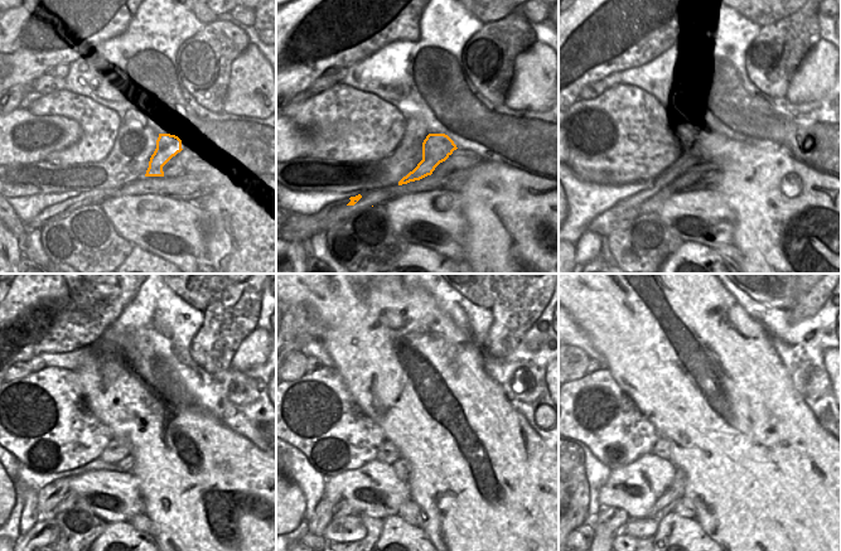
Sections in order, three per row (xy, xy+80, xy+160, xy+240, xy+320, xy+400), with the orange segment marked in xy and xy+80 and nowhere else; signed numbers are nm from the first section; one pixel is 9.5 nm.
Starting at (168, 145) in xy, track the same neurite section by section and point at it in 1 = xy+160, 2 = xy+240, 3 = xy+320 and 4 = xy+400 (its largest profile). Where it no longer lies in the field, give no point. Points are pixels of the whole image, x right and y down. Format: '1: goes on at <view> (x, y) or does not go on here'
1: goes on at xy+160 (690, 177)
2: goes on at xy+240 (71, 498)
3: goes on at xy+320 (342, 508)
4: goes on at xy+400 (608, 521)

